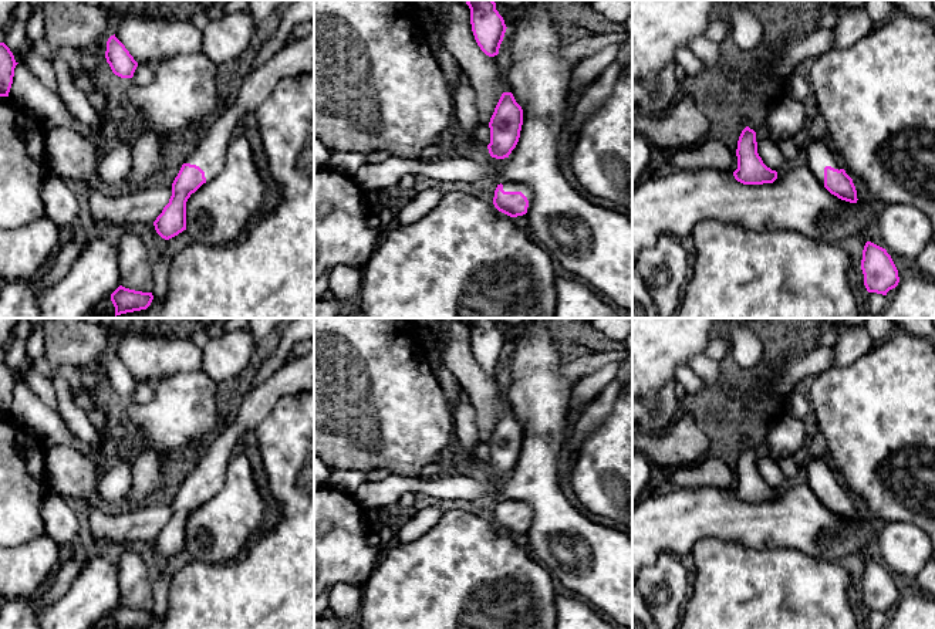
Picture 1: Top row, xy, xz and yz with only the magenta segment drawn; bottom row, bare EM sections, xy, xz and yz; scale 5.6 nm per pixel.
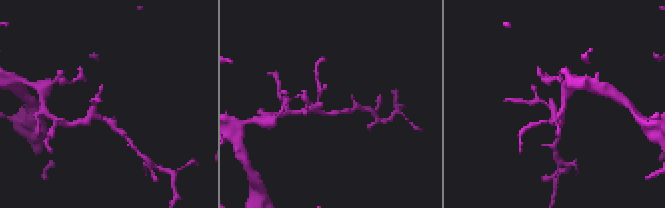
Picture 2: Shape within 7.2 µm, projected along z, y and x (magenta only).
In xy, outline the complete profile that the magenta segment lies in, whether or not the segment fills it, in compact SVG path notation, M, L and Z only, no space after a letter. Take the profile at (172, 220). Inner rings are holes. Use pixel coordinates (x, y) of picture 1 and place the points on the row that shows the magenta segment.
M314 31L303 40L291 38L266 64L246 77L230 104L222 106L207 124L193 153L175 177L169 203L153 221L162 239L169 240L186 230L188 199L223 169L230 141L271 95L274 87L284 78L310 72L314 72Z

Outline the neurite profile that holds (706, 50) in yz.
M698 35L689 41L691 51L701 60L703 68L713 70L719 61L719 44L705 35Z

